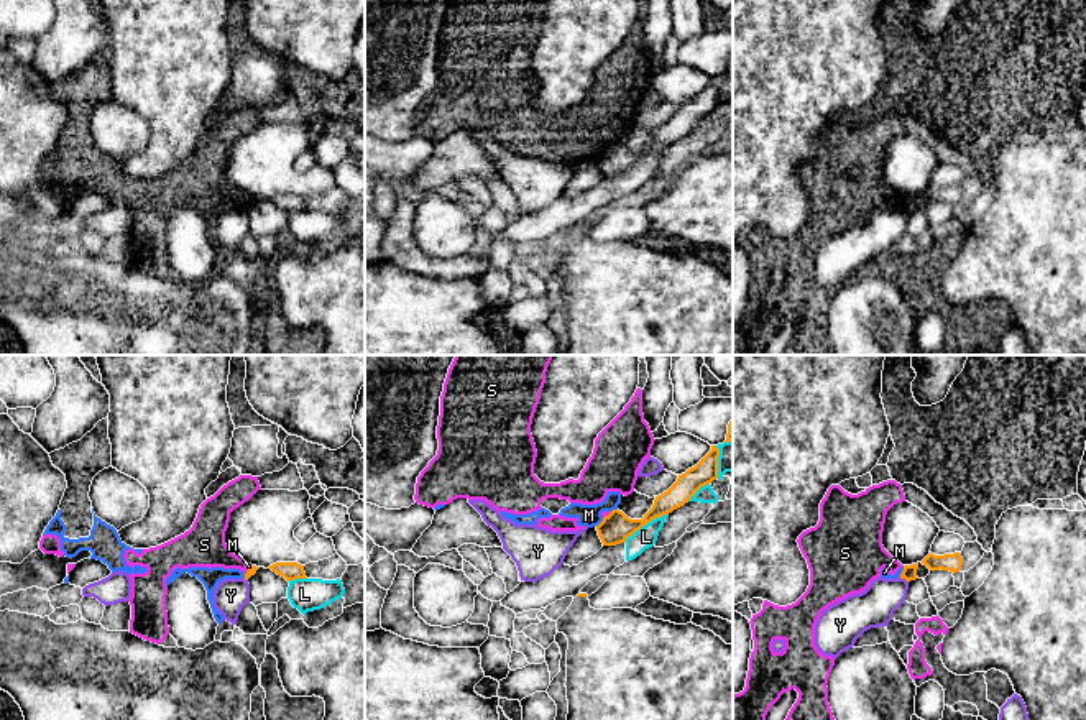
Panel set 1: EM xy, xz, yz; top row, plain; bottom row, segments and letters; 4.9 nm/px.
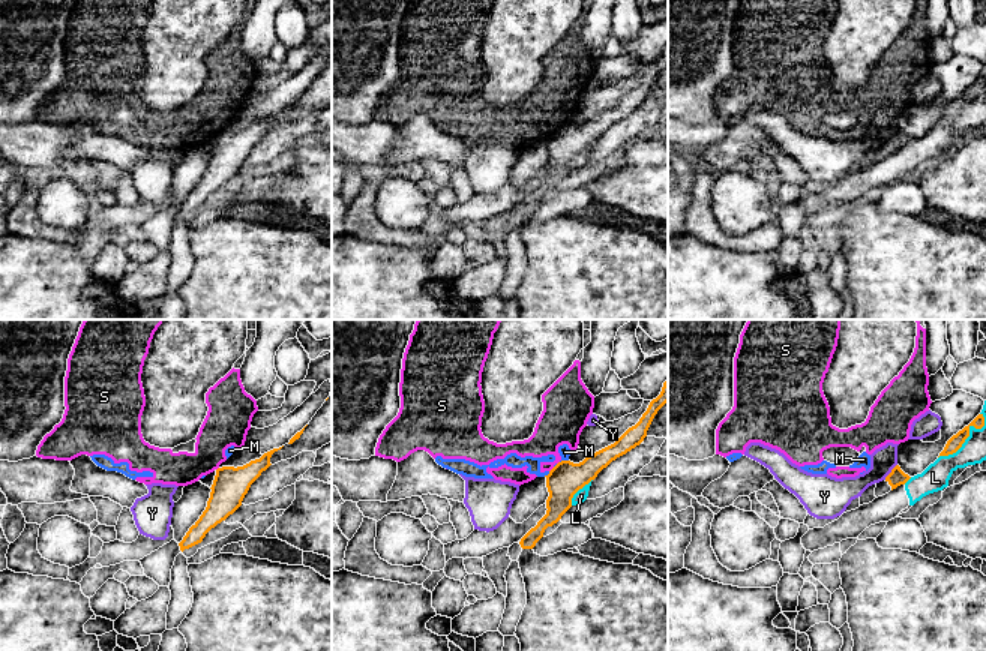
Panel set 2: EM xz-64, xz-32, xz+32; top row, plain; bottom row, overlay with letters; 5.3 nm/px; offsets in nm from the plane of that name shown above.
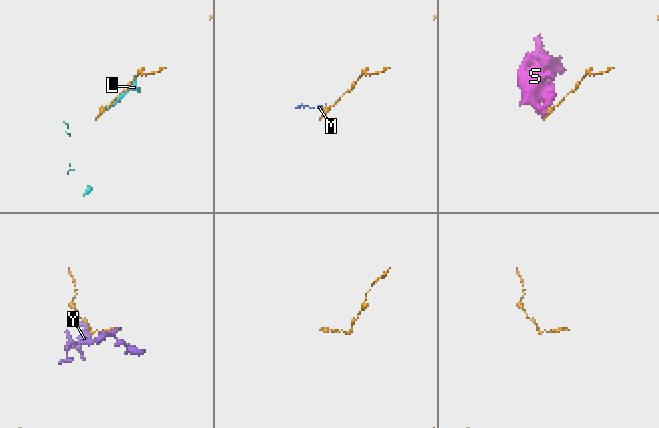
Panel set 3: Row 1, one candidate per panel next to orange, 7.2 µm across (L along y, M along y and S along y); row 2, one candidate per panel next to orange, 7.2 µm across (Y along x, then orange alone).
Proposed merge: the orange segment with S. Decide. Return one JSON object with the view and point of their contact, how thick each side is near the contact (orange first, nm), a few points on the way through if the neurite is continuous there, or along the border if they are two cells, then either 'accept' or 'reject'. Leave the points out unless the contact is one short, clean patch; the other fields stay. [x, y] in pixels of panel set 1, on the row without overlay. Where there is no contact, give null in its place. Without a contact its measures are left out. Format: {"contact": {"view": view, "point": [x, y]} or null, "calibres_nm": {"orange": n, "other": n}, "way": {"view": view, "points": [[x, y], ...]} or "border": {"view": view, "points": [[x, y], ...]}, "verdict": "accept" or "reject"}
{"contact": {"view": "xz", "point": [608, 147]}, "calibres_nm": {"orange": 150, "other": 30}, "border": {"view": "xz", "points": [[610, 145], [603, 150]]}, "verdict": "reject"}

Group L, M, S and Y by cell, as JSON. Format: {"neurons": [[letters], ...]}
{"neurons": [["L"], ["M", "S"], ["Y"]]}

